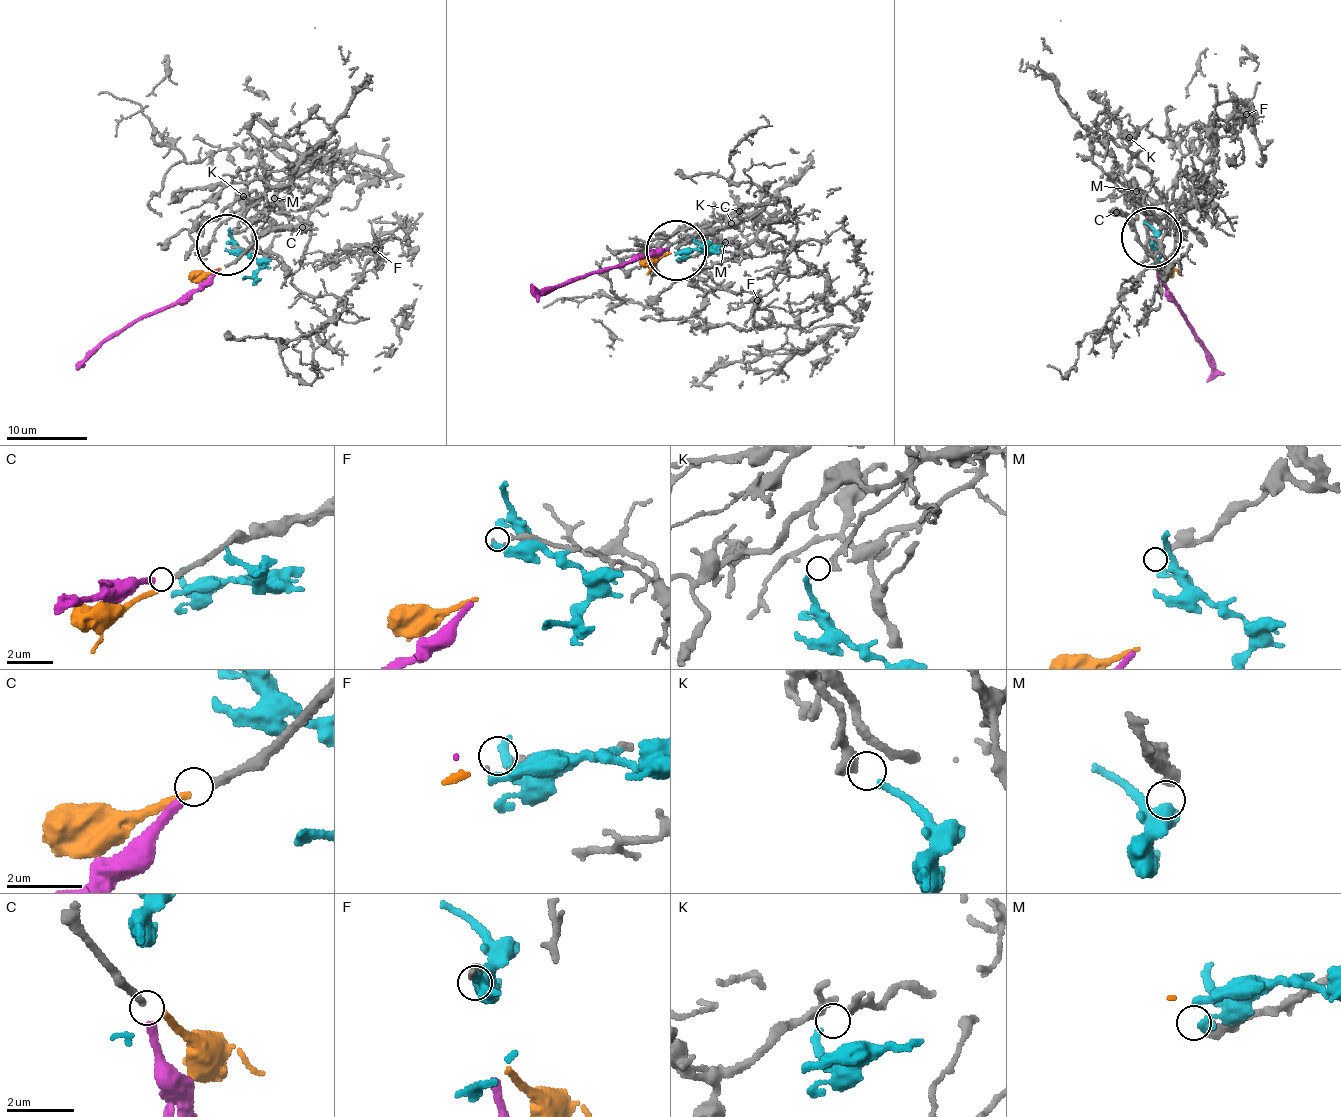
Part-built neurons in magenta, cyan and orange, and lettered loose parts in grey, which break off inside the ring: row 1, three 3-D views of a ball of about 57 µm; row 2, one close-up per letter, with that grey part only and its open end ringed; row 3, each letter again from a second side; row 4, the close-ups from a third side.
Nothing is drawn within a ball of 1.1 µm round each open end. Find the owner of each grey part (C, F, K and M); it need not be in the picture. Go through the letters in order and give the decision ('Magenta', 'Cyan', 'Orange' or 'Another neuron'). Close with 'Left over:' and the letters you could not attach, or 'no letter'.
C: Magenta
F: Another neuron
K: Cyan
M: Another neuron
Left over: F, M

